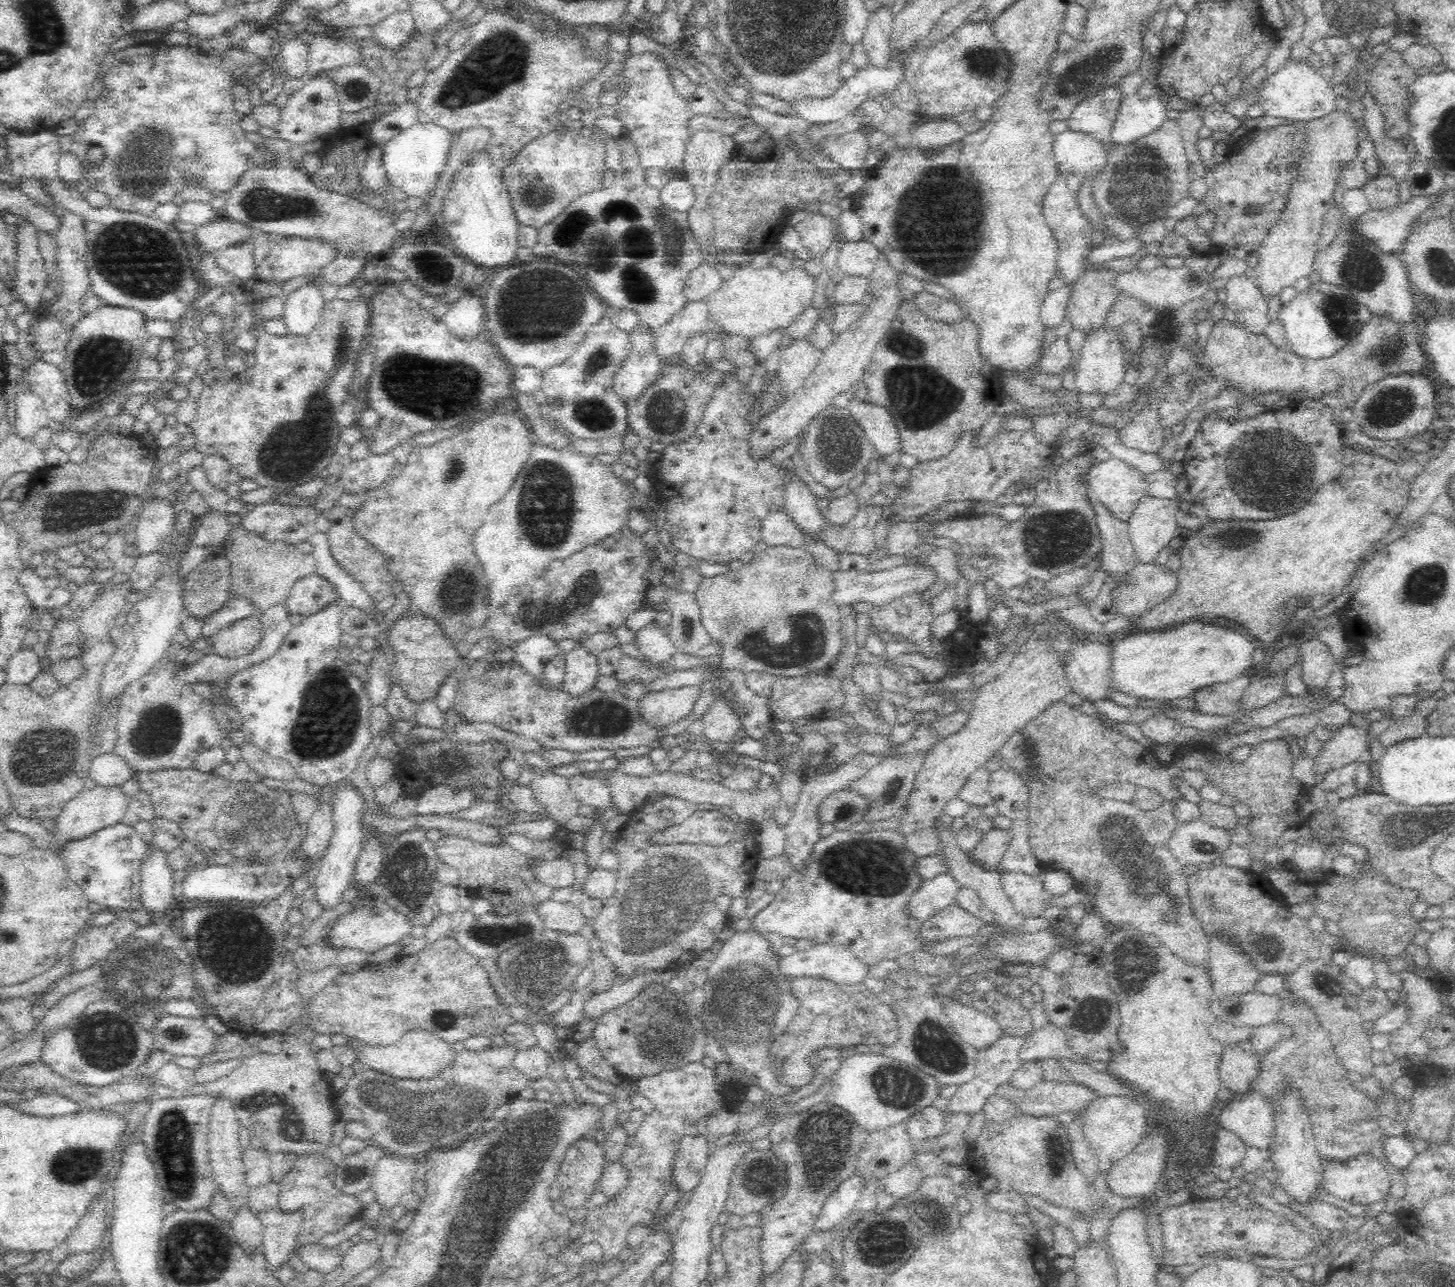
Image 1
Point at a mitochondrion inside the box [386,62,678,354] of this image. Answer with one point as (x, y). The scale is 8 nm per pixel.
(534, 317)

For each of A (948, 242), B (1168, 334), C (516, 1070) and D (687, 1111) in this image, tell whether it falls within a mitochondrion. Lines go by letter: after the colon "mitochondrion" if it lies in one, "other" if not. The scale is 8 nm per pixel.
A: mitochondrion
B: other
C: other
D: other

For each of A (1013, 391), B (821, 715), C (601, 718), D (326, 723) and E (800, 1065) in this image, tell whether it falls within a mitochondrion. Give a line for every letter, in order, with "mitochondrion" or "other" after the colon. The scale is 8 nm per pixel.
A: other
B: other
C: mitochondrion
D: mitochondrion
E: other

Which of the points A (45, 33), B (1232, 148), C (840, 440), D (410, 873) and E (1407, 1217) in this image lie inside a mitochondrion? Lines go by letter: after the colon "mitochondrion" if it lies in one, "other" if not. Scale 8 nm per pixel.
A: mitochondrion
B: other
C: mitochondrion
D: mitochondrion
E: other

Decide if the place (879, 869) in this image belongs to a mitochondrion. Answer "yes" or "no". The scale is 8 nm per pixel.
yes

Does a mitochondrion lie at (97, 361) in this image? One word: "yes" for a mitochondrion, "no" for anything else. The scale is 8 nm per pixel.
yes

